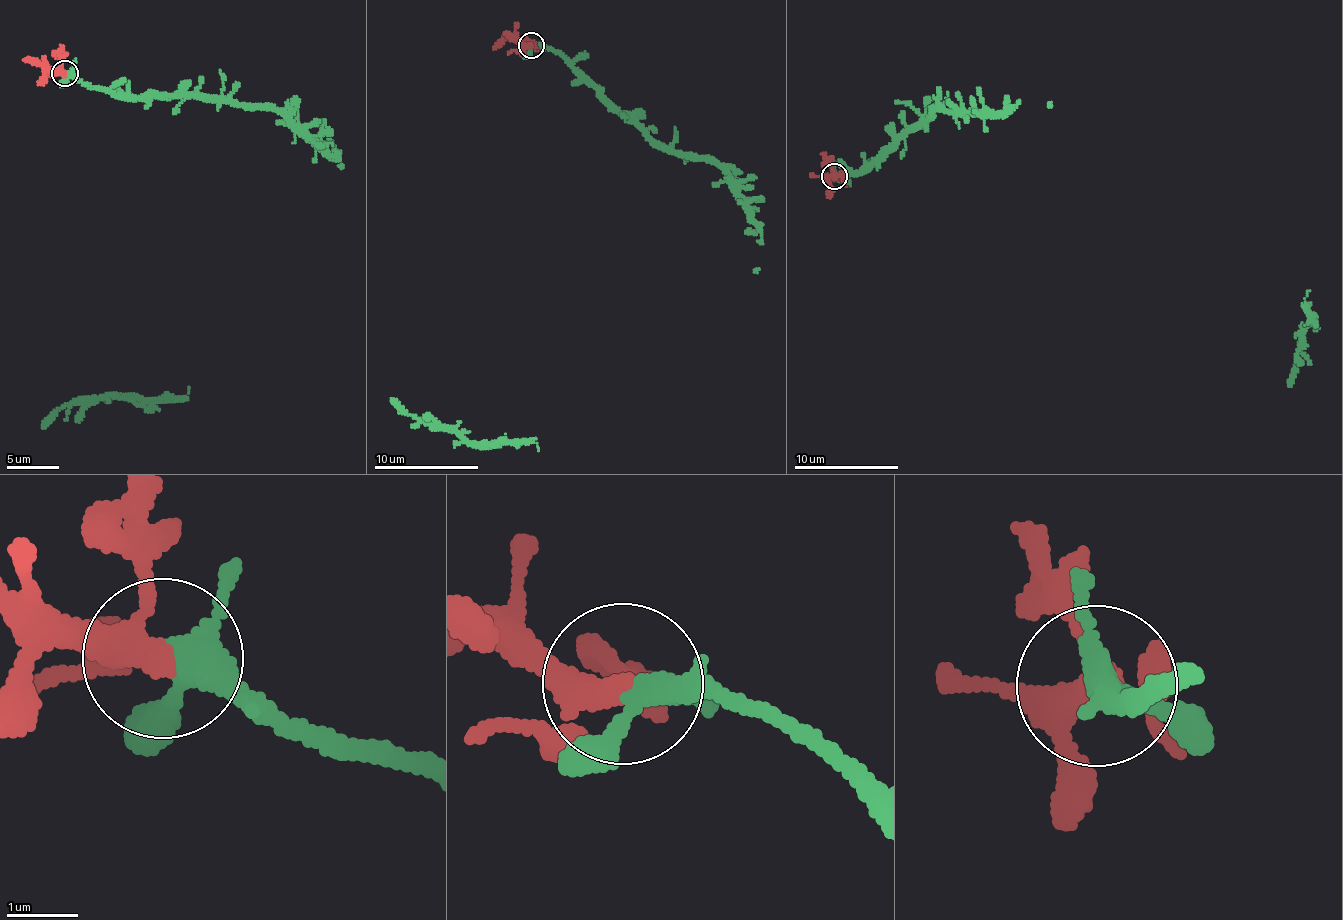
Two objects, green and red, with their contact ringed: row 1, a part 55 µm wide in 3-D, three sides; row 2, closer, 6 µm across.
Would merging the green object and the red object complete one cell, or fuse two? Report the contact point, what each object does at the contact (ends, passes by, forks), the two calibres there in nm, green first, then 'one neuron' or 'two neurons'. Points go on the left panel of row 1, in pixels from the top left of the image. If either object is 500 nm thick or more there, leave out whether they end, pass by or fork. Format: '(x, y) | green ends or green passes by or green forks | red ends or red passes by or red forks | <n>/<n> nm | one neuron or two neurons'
(64, 73) | green forks | red forks | 260/280 nm | one neuron

